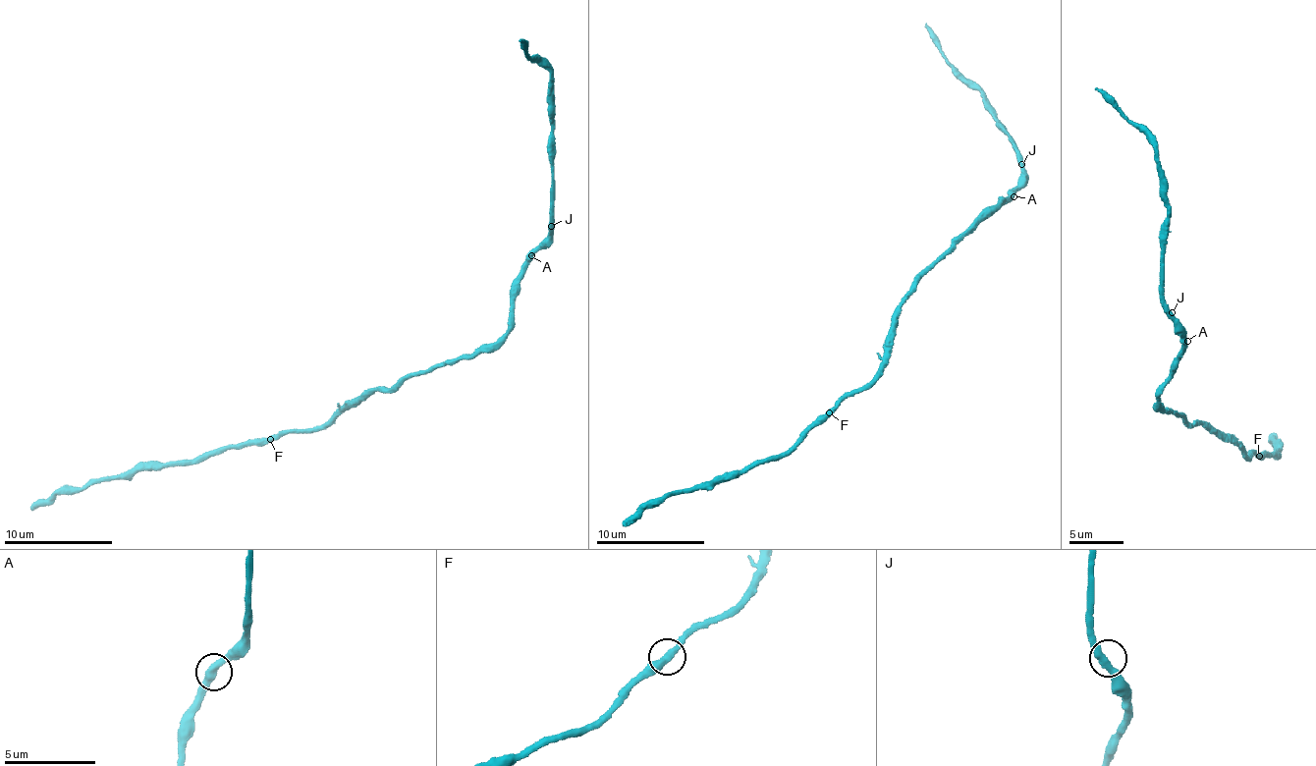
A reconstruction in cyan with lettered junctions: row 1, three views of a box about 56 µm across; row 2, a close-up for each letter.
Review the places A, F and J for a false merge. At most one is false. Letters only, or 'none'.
none

